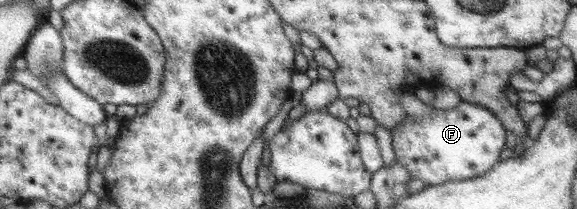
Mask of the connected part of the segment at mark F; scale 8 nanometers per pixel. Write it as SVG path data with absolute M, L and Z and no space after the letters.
M463 102L455 109L436 109L428 117L408 115L391 129L396 159L412 175L430 185L471 179L488 172L500 160L507 129L488 109Z

